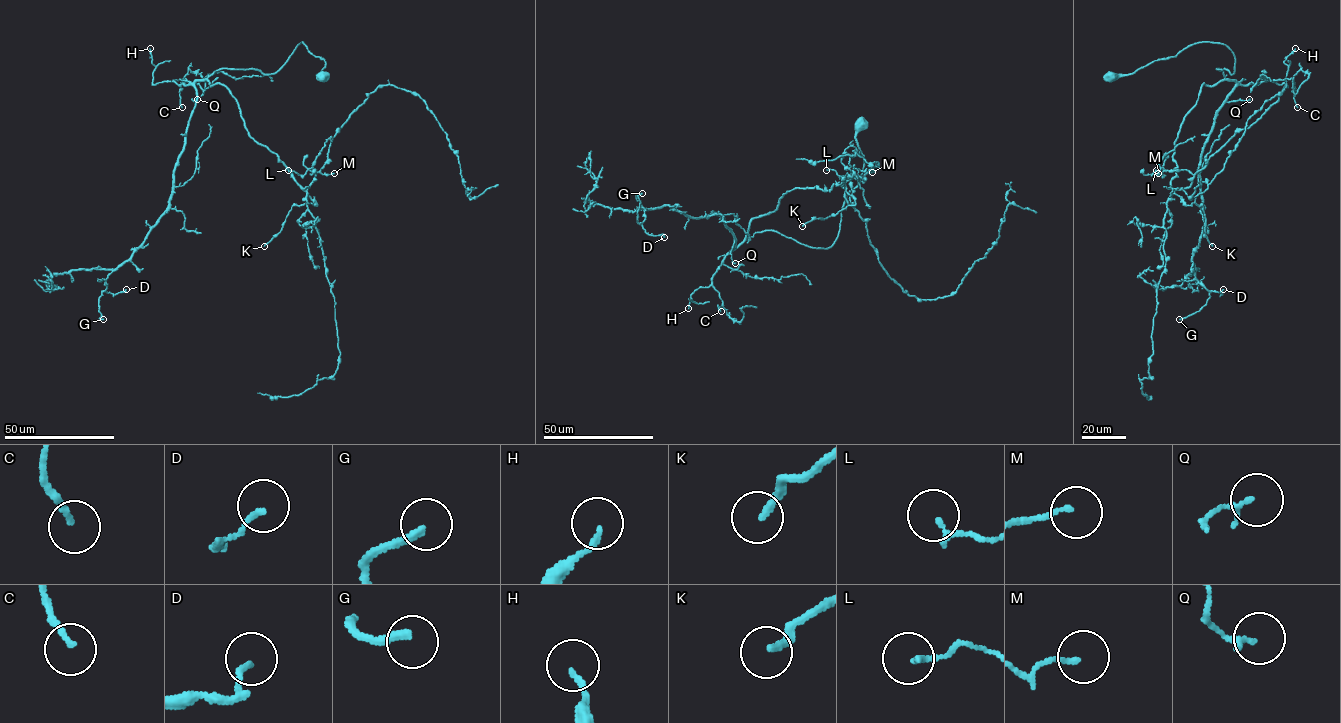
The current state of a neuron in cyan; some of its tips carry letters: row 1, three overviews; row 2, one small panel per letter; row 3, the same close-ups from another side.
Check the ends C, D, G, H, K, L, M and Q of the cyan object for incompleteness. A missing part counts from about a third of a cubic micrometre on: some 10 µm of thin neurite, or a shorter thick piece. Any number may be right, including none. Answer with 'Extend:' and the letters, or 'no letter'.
Extend: C, G

